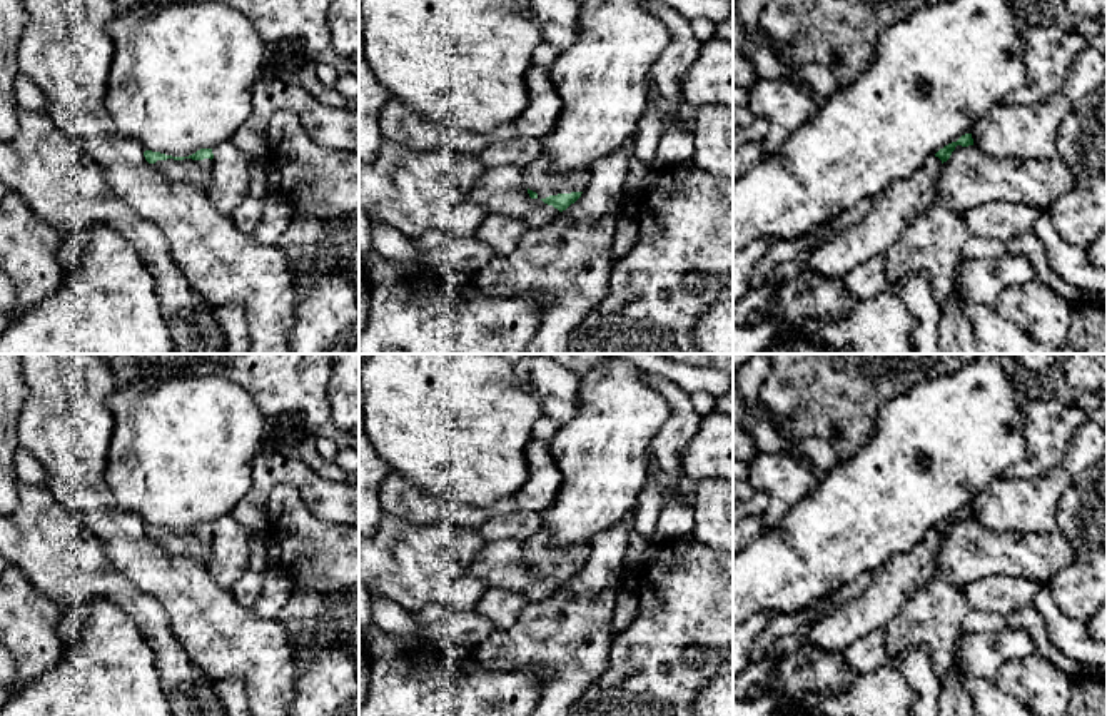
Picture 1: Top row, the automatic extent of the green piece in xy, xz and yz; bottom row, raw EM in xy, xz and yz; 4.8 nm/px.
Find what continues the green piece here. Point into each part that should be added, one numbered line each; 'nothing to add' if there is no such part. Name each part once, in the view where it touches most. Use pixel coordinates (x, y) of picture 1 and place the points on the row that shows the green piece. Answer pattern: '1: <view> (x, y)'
1: xy (197, 172)

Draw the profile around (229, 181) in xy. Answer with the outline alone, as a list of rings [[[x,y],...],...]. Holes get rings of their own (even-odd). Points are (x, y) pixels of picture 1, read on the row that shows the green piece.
[[[232,142],[219,144],[212,154],[205,194],[219,212],[230,215],[249,197],[250,160]]]

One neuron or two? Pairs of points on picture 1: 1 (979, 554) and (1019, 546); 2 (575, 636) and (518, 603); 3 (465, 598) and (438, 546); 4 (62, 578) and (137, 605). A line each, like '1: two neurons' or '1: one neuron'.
1: one neuron
2: two neurons
3: one neuron
4: one neuron

